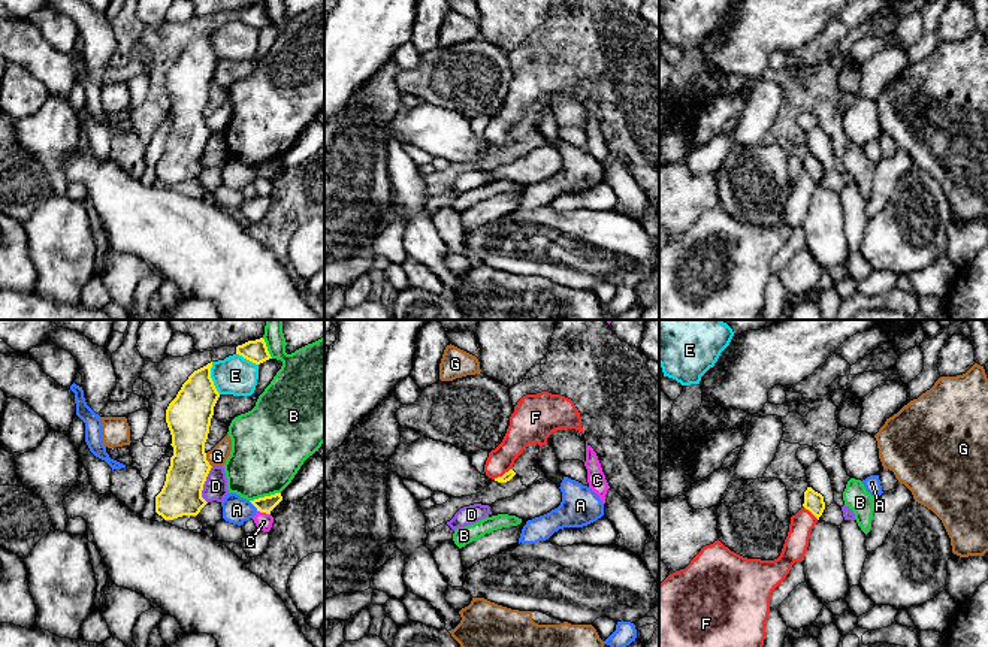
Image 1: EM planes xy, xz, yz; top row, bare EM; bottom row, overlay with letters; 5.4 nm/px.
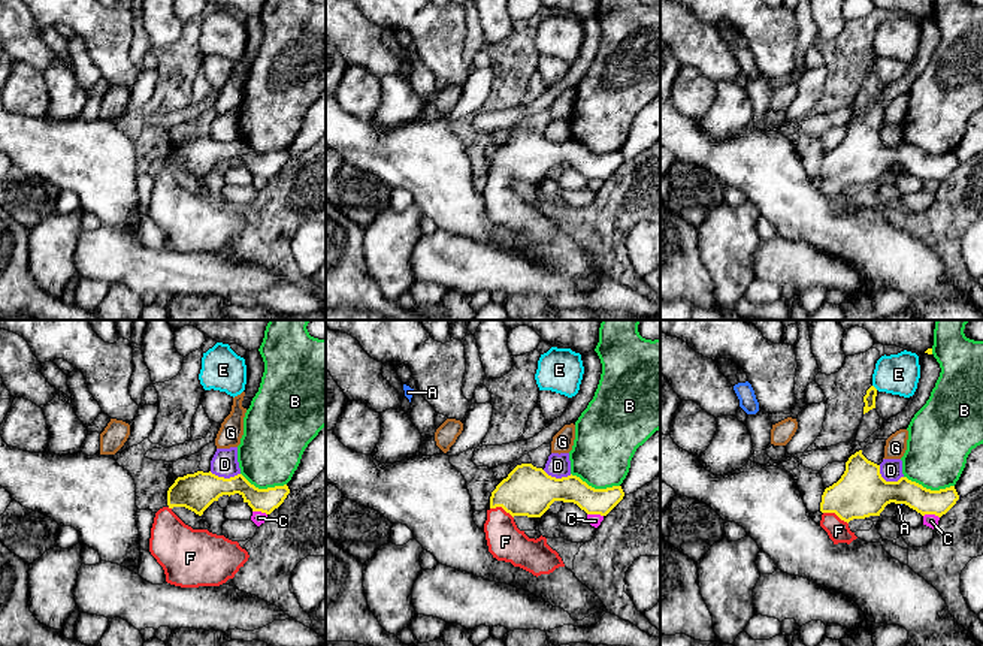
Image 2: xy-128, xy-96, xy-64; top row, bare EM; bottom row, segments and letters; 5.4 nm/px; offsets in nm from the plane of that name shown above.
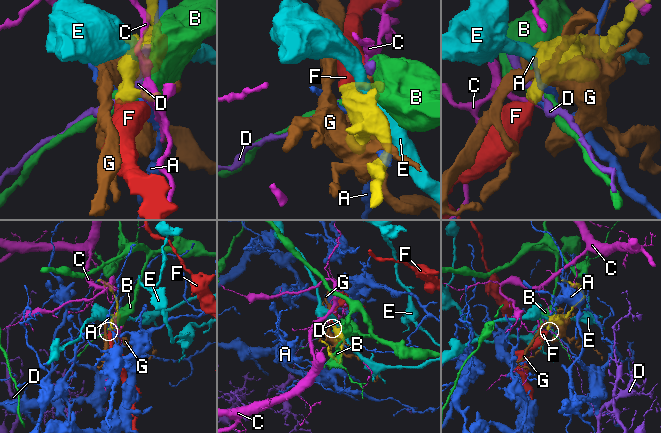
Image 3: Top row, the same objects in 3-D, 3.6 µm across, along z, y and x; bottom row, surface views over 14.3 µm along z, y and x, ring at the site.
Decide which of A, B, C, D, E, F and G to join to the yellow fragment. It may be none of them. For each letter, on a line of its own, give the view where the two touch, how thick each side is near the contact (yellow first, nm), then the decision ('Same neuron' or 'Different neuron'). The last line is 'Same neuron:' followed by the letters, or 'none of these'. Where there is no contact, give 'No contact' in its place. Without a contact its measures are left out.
A: Touches yellow in xy. Thickness 90 nm (yellow) against 150 nm. Different neuron
B: Touches yellow in xy. Thickness 90 nm (yellow) against 400 nm. Different neuron
C: Touches yellow in xy. Thickness 90 nm (yellow) against 90 nm. Different neuron
D: Touches yellow in xy. Thickness 220 nm (yellow) against 130 nm. Different neuron
E: Touches yellow in xy. Thickness 240 nm (yellow) against 220 nm. Different neuron
F: Touches yellow in xz. Thickness 50 nm (yellow) against 150 nm. Same neuron
G: Touches yellow in xy. Thickness 240 nm (yellow) against 100 nm. Different neuron
Same neuron: F

